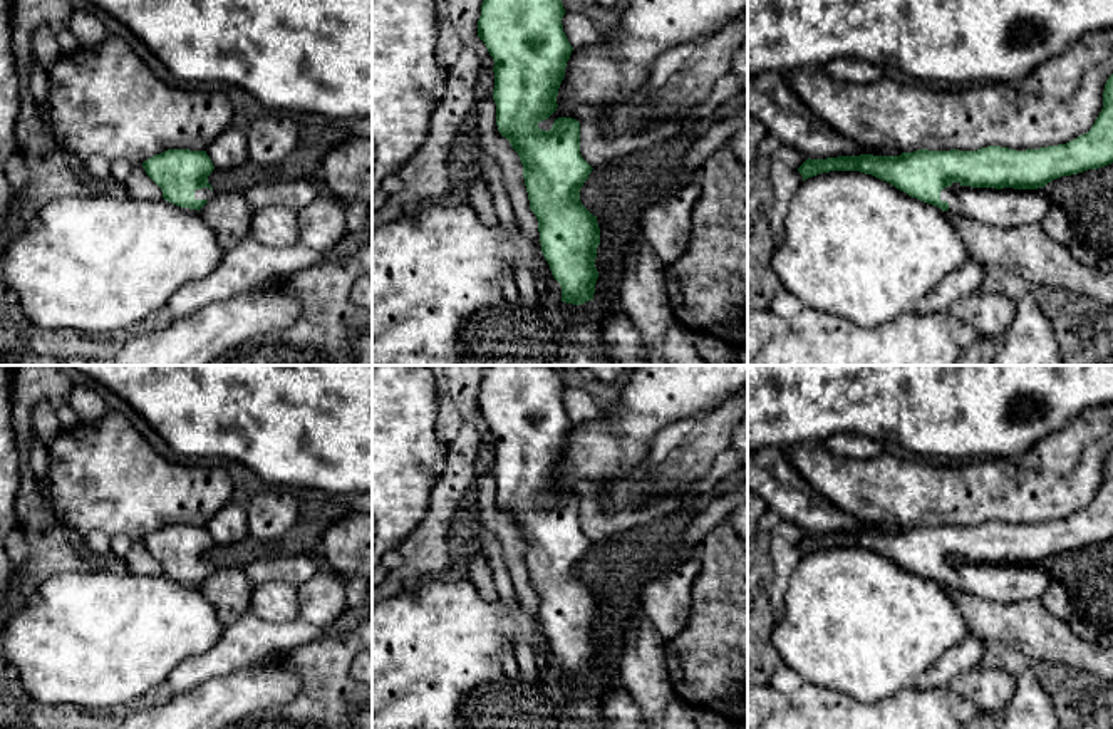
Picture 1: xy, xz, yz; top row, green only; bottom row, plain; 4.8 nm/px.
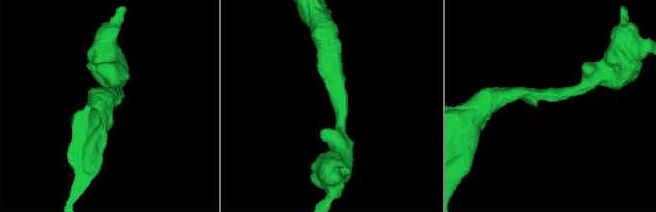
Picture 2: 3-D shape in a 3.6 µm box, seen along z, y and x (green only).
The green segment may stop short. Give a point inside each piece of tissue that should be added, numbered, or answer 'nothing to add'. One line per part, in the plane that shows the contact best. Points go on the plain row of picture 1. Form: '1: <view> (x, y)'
1: yz (1008, 582)

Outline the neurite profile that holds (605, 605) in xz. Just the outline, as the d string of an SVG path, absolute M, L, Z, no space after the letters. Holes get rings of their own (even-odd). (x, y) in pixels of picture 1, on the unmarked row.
M607 597L600 598L598 603L600 603L600 620L598 622L605 633L605 647L610 649L615 655L617 645L619 645L619 633L610 628L610 613L612 613L613 603Z

